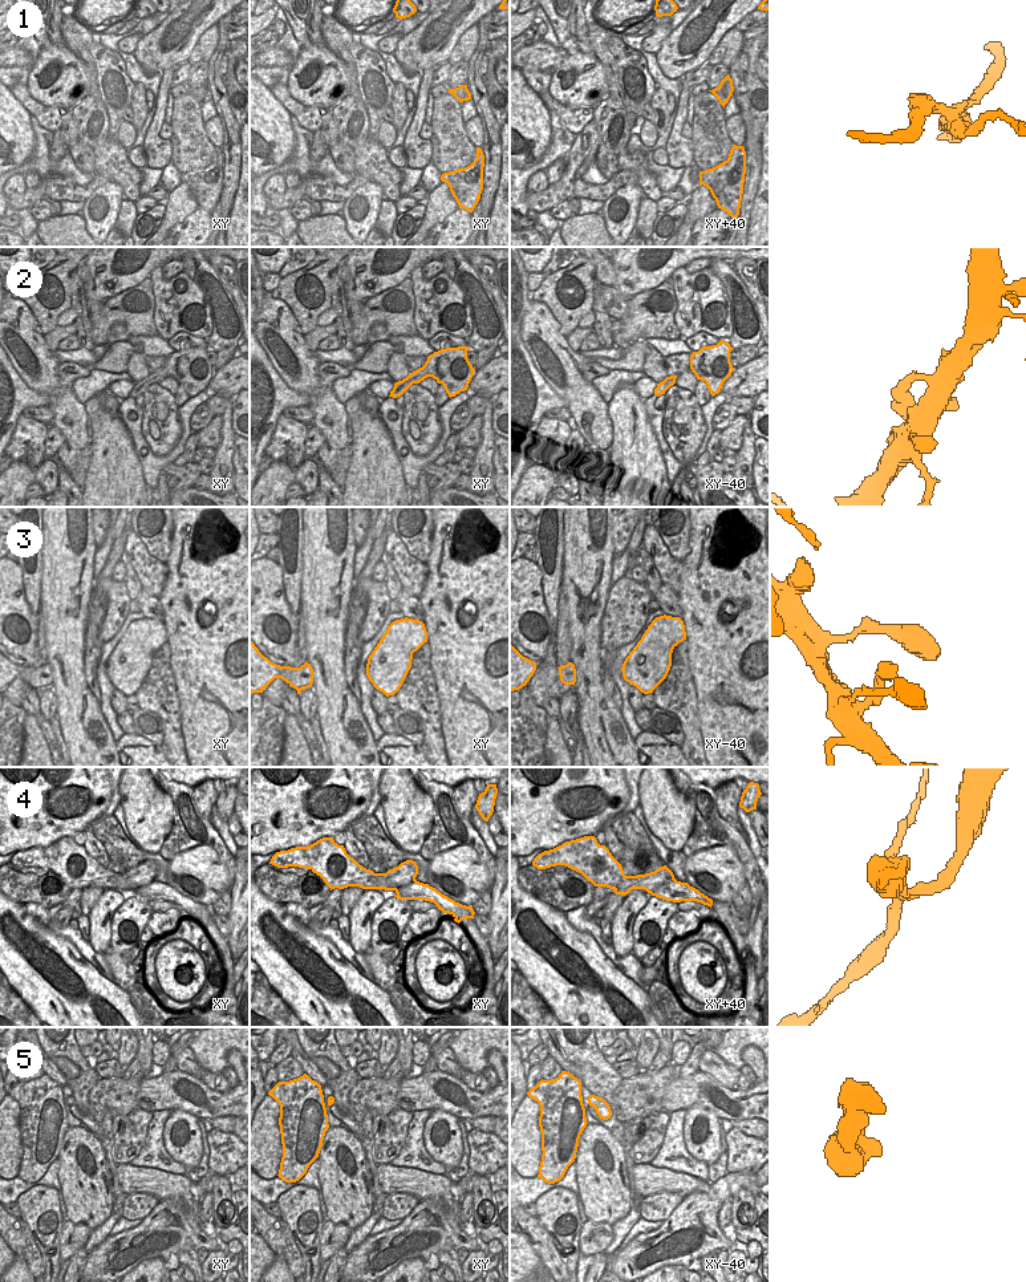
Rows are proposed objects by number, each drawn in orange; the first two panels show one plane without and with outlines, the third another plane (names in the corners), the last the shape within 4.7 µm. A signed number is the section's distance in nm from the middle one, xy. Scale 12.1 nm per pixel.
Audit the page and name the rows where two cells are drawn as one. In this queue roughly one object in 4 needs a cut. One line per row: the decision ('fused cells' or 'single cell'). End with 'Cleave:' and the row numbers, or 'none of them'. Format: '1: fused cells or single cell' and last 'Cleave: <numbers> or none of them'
1: fused cells
2: single cell
3: single cell
4: fused cells
5: single cell
Cleave: 1, 4

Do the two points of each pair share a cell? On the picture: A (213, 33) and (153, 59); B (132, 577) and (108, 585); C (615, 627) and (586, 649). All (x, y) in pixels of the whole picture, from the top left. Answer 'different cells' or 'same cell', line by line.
A: different cells
B: different cells
C: different cells

